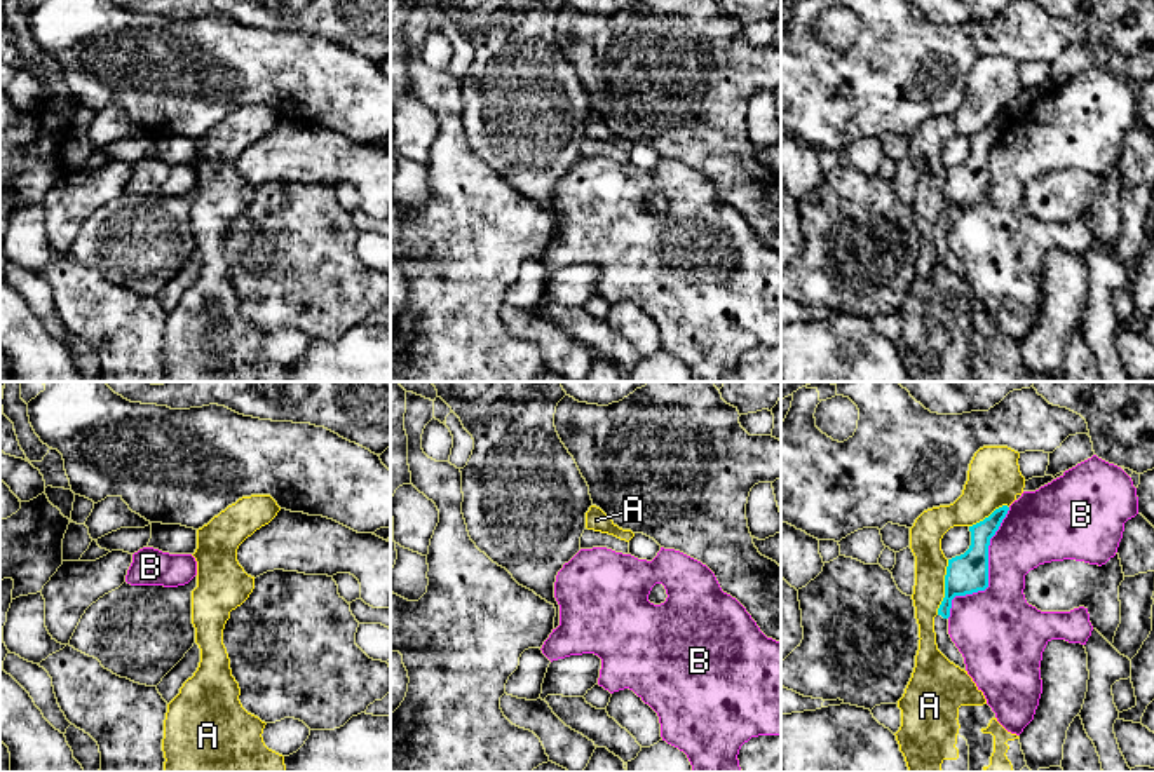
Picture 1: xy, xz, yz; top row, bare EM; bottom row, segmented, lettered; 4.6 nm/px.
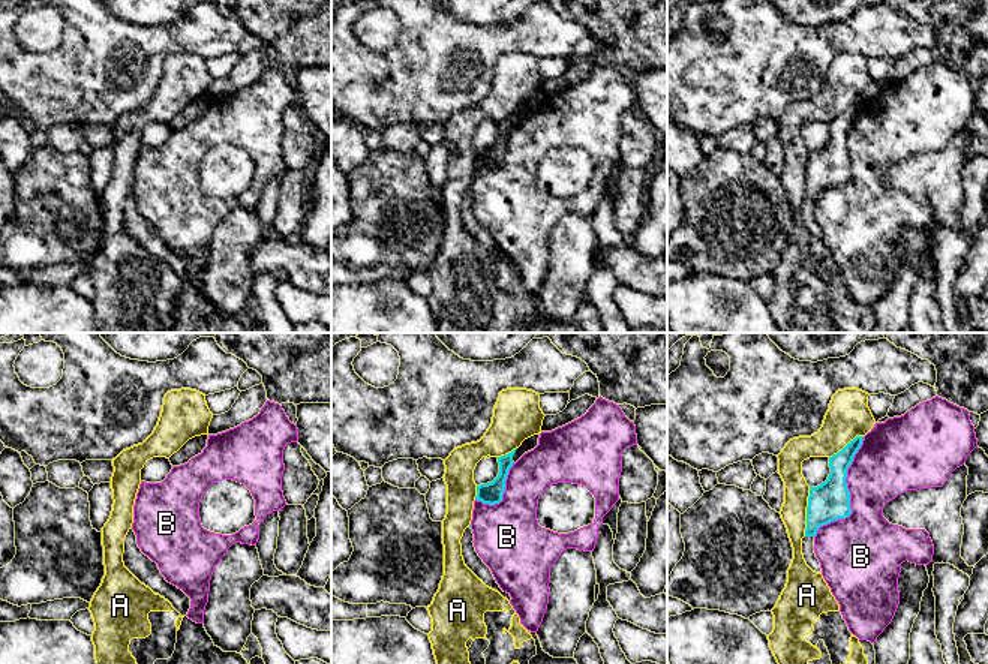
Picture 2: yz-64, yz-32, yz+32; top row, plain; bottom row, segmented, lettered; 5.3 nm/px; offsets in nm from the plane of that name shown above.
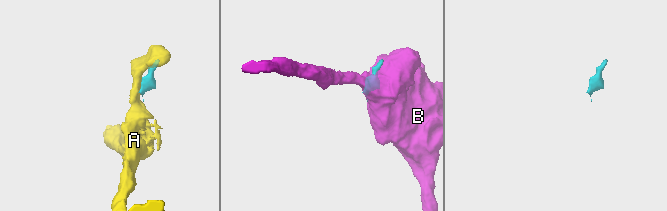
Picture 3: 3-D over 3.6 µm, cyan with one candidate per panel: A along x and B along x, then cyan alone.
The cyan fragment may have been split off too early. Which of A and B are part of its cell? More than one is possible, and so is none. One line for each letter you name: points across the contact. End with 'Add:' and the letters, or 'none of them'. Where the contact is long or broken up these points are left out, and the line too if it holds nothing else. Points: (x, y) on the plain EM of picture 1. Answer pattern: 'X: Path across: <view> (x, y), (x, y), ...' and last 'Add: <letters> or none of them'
Add: none of them

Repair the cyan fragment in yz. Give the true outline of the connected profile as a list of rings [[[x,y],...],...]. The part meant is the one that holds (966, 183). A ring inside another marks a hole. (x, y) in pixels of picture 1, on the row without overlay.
[[[1002,115],[995,119],[983,131],[969,136],[971,155],[969,159],[948,169],[945,185],[945,207],[934,227],[934,242],[938,260],[955,275],[966,281],[964,267],[952,251],[948,244],[948,227],[952,218],[952,209],[955,206],[966,206],[988,197],[988,155],[990,148],[999,139],[1002,129],[1006,127],[1009,117]]]

